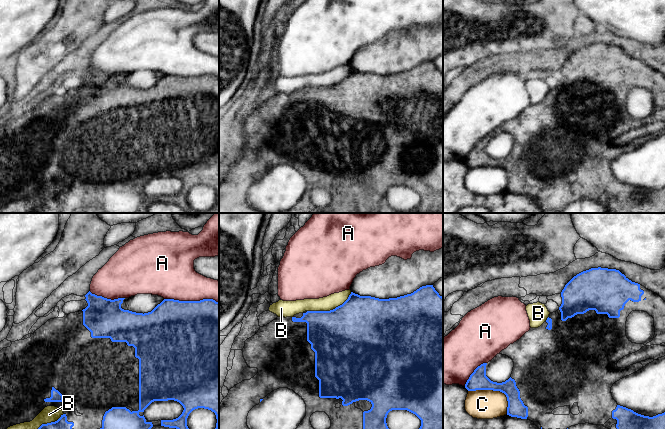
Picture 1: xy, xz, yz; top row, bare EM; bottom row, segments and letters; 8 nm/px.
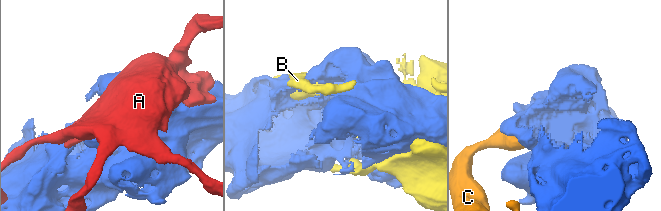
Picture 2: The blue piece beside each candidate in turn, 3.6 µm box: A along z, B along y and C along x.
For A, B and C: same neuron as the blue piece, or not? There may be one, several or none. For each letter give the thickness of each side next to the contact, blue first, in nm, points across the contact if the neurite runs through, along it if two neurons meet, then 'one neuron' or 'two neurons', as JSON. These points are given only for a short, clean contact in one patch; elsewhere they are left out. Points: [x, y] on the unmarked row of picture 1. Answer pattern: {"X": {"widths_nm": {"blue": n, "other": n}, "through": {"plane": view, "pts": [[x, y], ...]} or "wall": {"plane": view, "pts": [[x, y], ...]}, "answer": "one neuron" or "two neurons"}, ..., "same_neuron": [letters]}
{"A": {"widths_nm": {"blue": 500, "other": 360}, "answer": "two neurons"}, "B": {"widths_nm": {"blue": 500, "other": 120}, "answer": "two neurons"}, "C": {"widths_nm": {"blue": 150, "other": 240}, "answer": "two neurons"}, "same_neuron": []}

